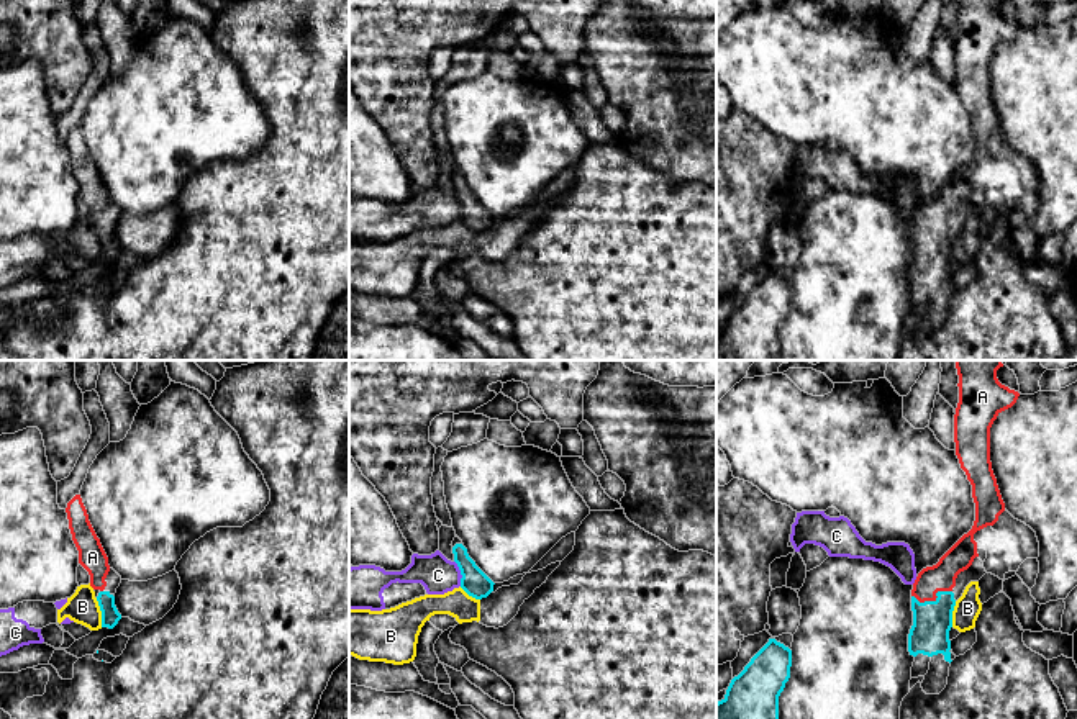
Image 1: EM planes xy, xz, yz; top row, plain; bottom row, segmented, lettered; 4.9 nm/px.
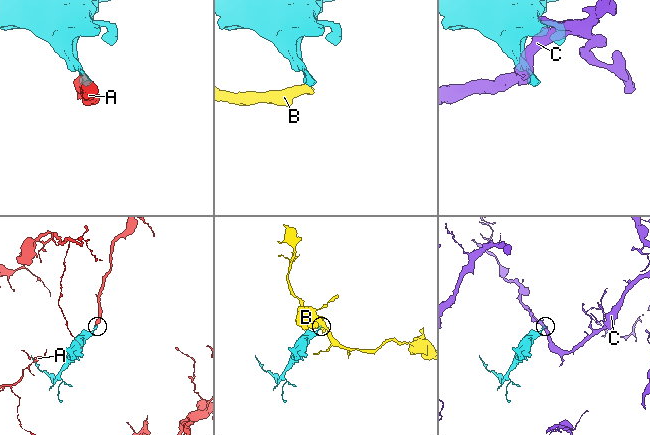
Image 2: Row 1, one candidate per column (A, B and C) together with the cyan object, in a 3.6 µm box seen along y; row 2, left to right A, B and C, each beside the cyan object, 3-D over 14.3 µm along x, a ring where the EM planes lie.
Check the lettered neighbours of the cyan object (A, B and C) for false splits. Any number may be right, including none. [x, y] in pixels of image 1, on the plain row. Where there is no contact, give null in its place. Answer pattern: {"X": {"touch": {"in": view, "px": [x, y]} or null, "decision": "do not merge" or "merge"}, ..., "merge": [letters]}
{"A": {"touch": {"in": "yz", "px": [933, 235]}, "decision": "merge"}, "B": {"touch": {"in": "xy", "px": [102, 246]}, "decision": "do not merge"}, "C": {"touch": {"in": "xz", "px": [461, 207]}, "decision": "do not merge"}, "merge": ["A"]}

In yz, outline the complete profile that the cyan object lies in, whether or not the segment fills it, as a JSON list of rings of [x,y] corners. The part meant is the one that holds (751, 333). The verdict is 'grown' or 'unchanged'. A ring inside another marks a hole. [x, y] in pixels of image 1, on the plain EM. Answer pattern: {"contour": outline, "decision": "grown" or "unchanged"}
{"contour": [[[775,272],[751,292],[716,336],[716,360],[779,357],[779,329],[790,311],[792,283]]], "decision": "unchanged"}

